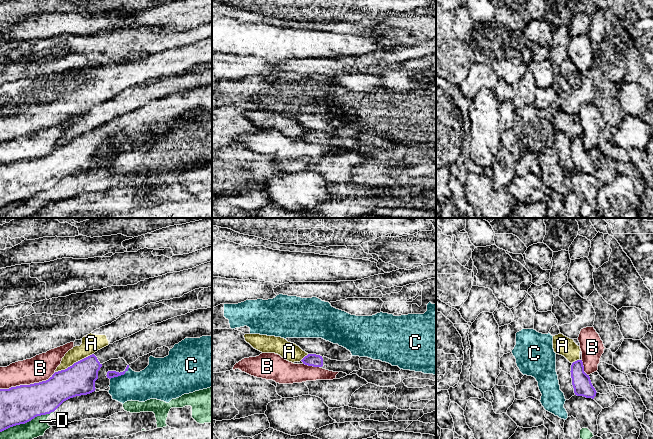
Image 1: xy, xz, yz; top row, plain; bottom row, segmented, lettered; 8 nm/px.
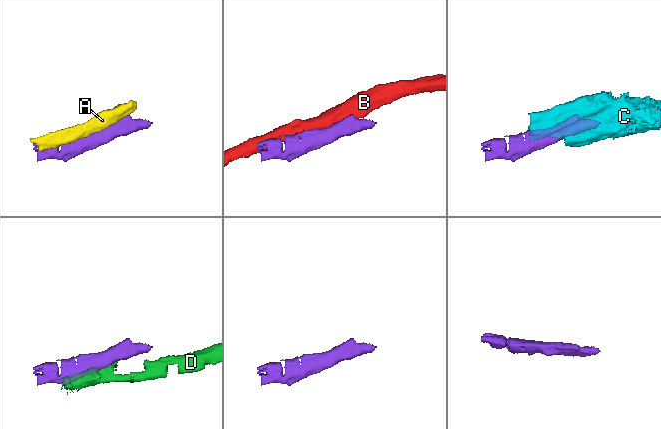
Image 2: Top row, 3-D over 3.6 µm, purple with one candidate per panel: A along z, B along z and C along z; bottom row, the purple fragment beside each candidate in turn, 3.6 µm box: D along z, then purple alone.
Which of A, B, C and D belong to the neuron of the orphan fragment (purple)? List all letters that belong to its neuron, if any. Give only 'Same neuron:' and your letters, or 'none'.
Same neuron: none

